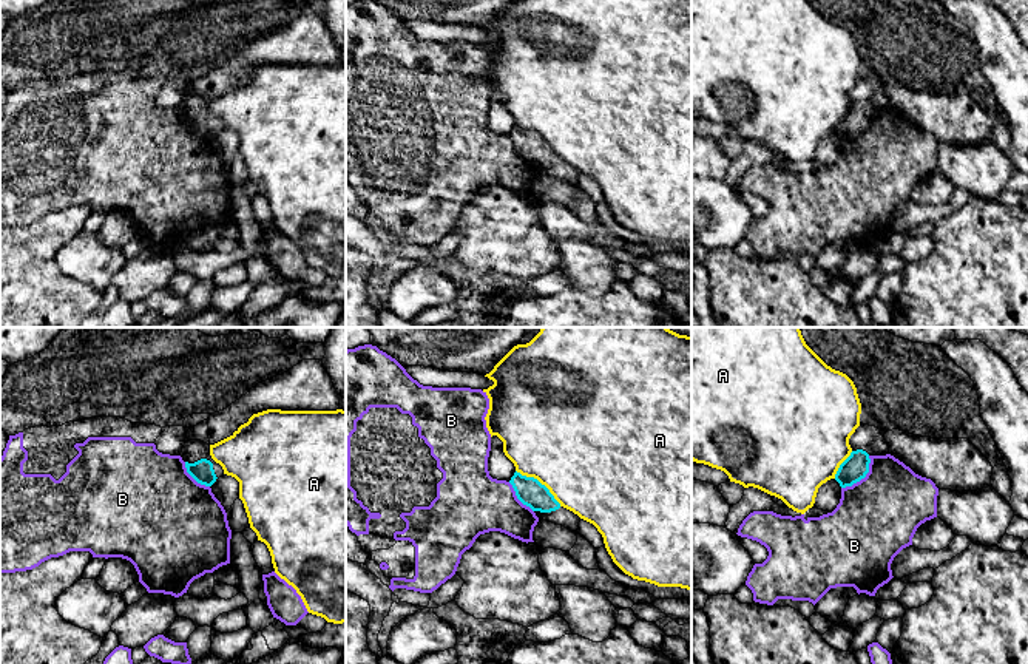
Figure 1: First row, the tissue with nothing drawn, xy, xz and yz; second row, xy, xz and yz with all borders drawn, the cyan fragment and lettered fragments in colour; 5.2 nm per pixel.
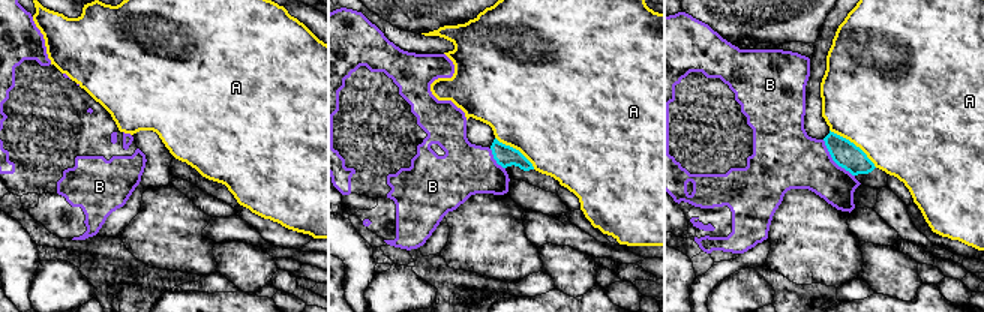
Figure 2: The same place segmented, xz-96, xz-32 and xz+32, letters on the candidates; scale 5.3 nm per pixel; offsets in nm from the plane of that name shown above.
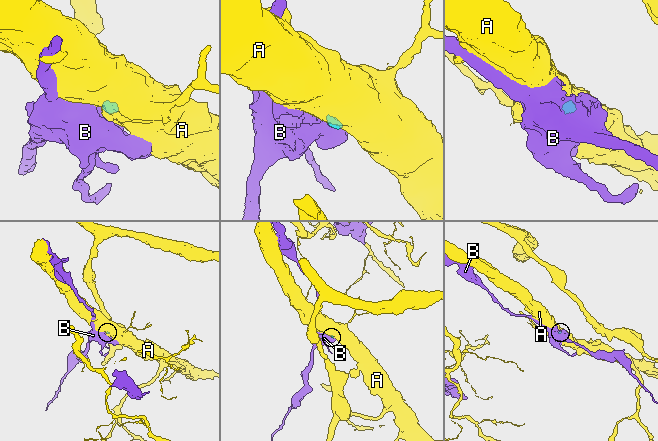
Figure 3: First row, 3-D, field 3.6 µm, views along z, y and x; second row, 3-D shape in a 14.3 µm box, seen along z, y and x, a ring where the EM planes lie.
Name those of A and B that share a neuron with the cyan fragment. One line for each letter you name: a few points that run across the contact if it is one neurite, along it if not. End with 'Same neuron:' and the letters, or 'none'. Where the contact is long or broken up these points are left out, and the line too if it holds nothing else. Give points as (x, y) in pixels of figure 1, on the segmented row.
Same neuron: none

